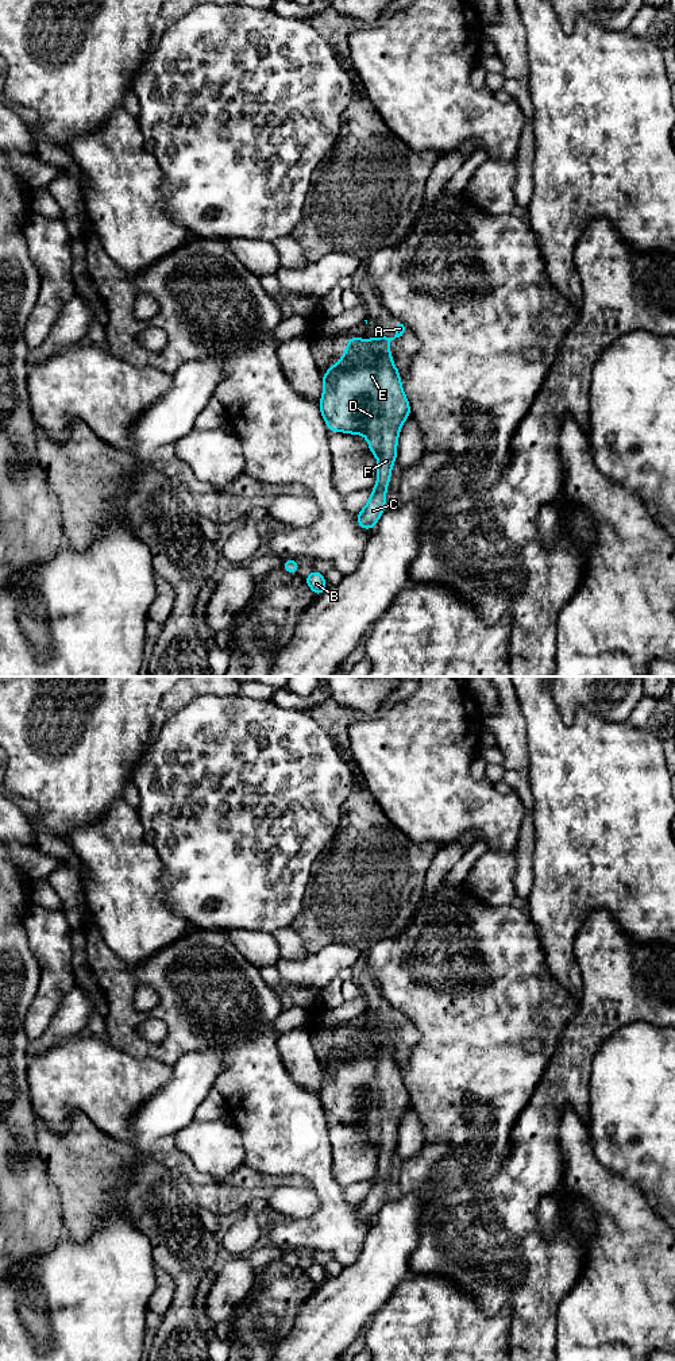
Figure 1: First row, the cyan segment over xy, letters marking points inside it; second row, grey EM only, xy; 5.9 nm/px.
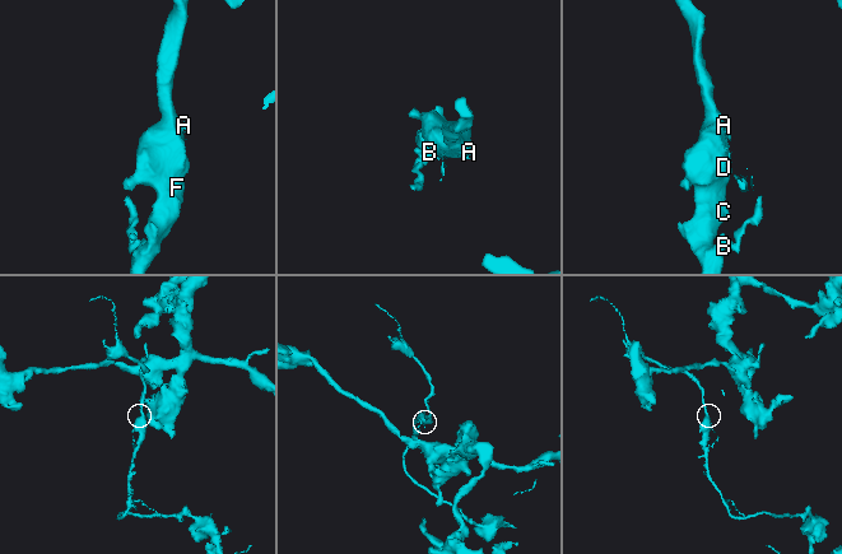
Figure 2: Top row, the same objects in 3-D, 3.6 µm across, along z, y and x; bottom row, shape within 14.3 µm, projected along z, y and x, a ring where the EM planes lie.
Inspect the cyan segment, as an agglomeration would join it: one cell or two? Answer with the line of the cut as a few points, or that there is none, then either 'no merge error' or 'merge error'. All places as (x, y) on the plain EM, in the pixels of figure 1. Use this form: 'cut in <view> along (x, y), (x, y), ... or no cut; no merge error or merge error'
cut in xy along (389, 1044), (374, 1053), (338, 1057); merge error

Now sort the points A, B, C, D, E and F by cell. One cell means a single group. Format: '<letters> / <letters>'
A / B C D E F

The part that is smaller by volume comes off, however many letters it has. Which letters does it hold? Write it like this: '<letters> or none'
A

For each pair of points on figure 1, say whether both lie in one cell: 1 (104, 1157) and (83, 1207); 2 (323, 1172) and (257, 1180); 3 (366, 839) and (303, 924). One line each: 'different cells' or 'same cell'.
1: same cell
2: different cells
3: same cell

